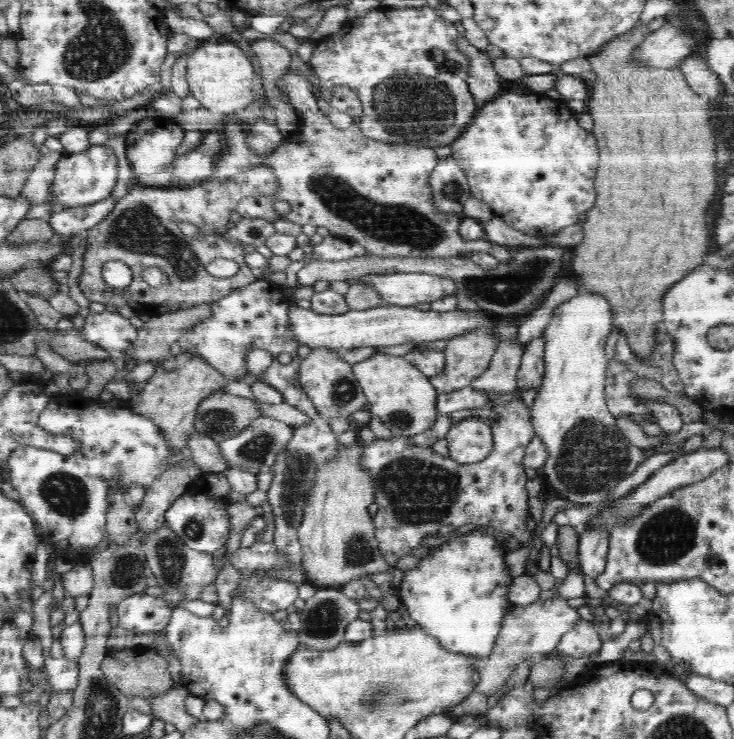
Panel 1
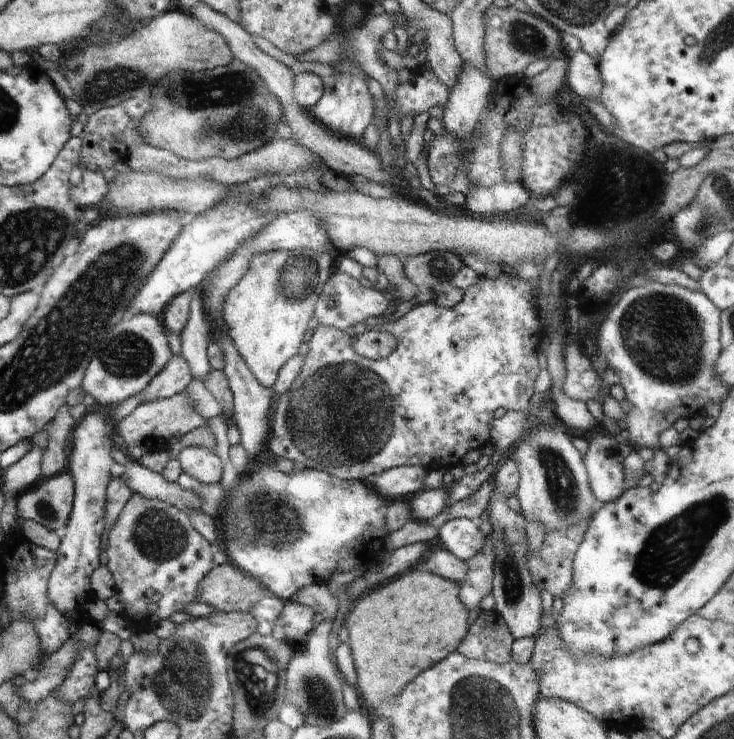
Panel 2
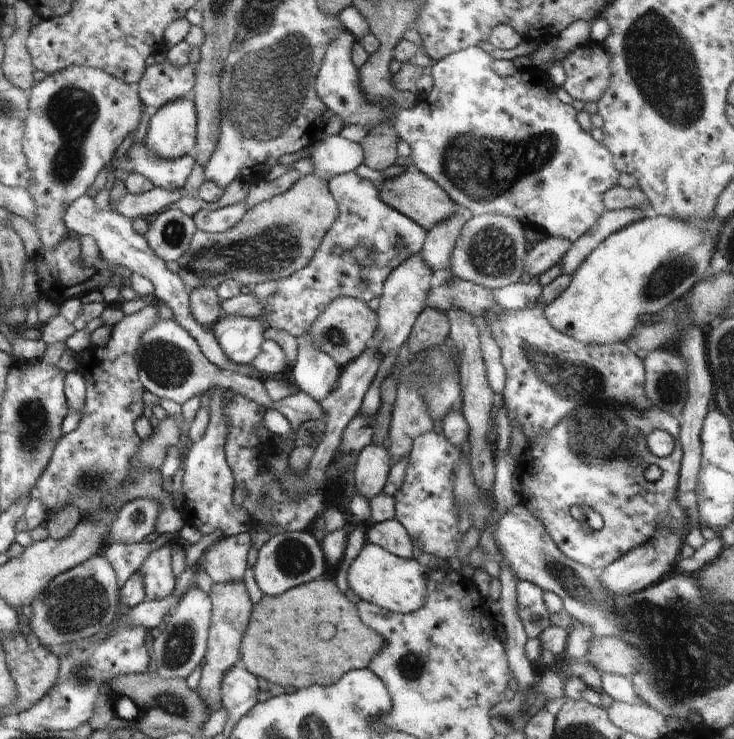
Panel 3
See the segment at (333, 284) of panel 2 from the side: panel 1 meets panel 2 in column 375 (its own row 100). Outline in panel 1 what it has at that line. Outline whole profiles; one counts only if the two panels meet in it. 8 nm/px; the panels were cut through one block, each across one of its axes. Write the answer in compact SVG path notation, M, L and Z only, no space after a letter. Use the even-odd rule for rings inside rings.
M304 42L297 48L298 58L308 64L306 75L289 69L283 76L283 89L286 91L285 99L299 111L318 111L316 105L316 86L320 84L320 77L310 66L310 58L314 52L314 44Z

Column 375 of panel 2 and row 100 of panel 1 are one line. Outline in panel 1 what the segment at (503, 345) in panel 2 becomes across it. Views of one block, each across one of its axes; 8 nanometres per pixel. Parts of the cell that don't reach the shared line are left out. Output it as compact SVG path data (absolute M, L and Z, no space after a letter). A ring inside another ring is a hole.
M422 6L422 8L400 8L400 10L391 8L377 8L370 10L365 16L361 18L356 18L354 21L348 20L338 32L329 34L324 39L316 44L314 52L312 53L312 58L310 58L310 66L318 77L320 77L319 90L322 92L324 102L329 102L332 90L339 86L347 86L352 89L358 98L361 100L361 107L363 112L360 118L358 118L359 127L362 133L364 133L368 138L378 139L380 142L385 142L388 144L408 144L410 146L424 146L426 148L438 148L438 146L451 145L465 130L466 127L471 123L471 120L475 117L475 113L479 110L477 104L472 95L470 94L467 85L467 70L469 69L469 60L467 55L458 50L454 39L458 36L456 33L456 28L452 22L443 20L430 6ZM430 50L442 50L444 52L444 60L442 62L437 62L432 59L430 55ZM450 62L458 62L461 71L459 73L454 73L446 64ZM440 66L448 68L449 70L445 73L440 73Z

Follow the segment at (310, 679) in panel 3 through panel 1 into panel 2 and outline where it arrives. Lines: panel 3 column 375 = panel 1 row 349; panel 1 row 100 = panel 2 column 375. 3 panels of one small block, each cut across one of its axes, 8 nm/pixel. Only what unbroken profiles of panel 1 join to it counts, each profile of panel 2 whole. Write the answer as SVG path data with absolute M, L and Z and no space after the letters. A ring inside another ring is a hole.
M416 568L404 576L382 586L380 592L366 594L354 606L348 616L348 646L352 650L354 666L358 672L359 697L366 700L371 709L376 709L382 702L394 700L408 682L412 682L422 670L440 662L452 651L456 651L468 630L468 611L460 604L458 583L442 578L431 572L418 572Z

